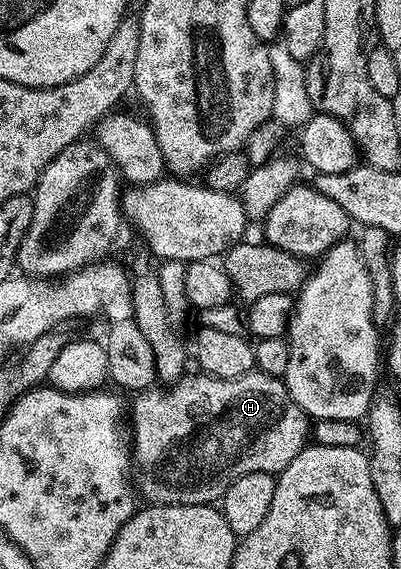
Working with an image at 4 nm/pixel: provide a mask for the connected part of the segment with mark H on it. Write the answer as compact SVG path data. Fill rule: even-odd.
M255 371L242 375L238 379L218 379L207 375L195 376L185 375L175 384L169 384L167 387L153 387L141 392L137 396L140 398L133 405L131 402L130 425L134 430L134 481L142 494L143 500L145 497L145 502L154 505L211 505L219 502L230 487L230 483L242 479L242 475L247 473L278 475L282 470L288 468L290 459L294 459L294 455L301 453L306 444L306 438L310 433L309 418L290 399L288 389L284 386L281 378L271 377L265 373L257 373Z

